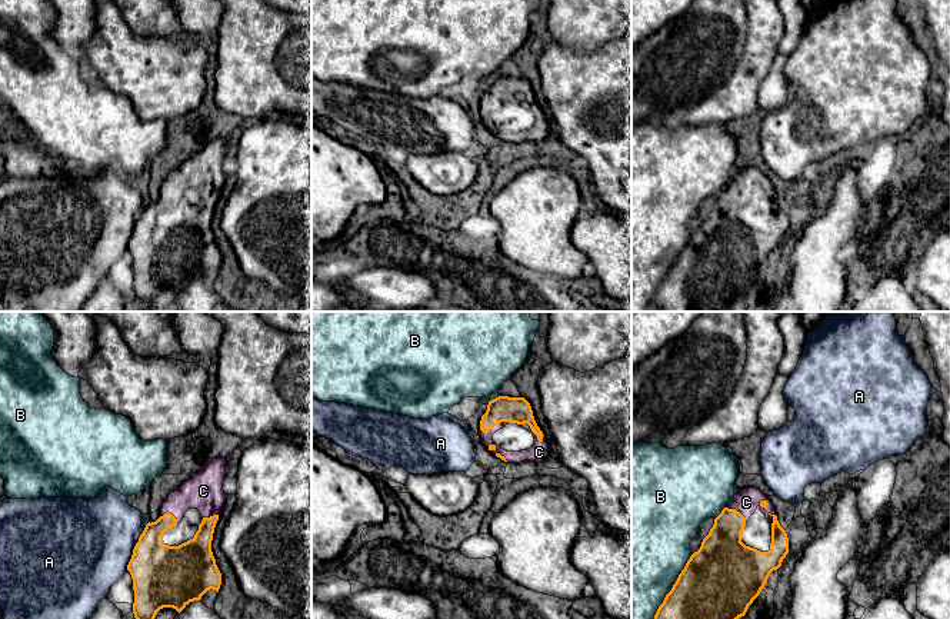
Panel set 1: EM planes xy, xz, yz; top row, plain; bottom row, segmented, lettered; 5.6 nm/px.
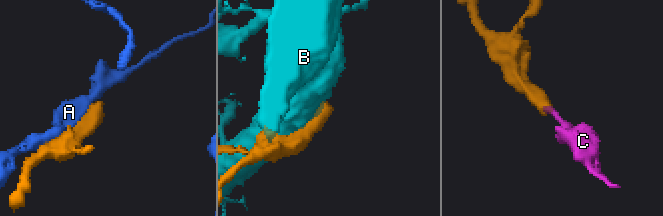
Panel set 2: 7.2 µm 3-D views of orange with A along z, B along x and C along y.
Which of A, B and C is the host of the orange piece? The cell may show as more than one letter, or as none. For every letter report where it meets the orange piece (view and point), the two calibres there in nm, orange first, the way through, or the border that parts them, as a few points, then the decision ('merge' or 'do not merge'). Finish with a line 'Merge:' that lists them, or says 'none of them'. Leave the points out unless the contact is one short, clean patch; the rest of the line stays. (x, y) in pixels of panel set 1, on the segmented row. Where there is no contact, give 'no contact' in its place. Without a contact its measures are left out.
A: contact xy (134, 546); calibres 360 and 480 nm; do not merge
B: contact yz (673, 586); calibres 420 and 480 nm; do not merge
C: contact xz (532, 431); calibres 140 and 100 nm; way xz (517, 410), (532, 431), (537, 436), (539, 452); merge
Merge: C

